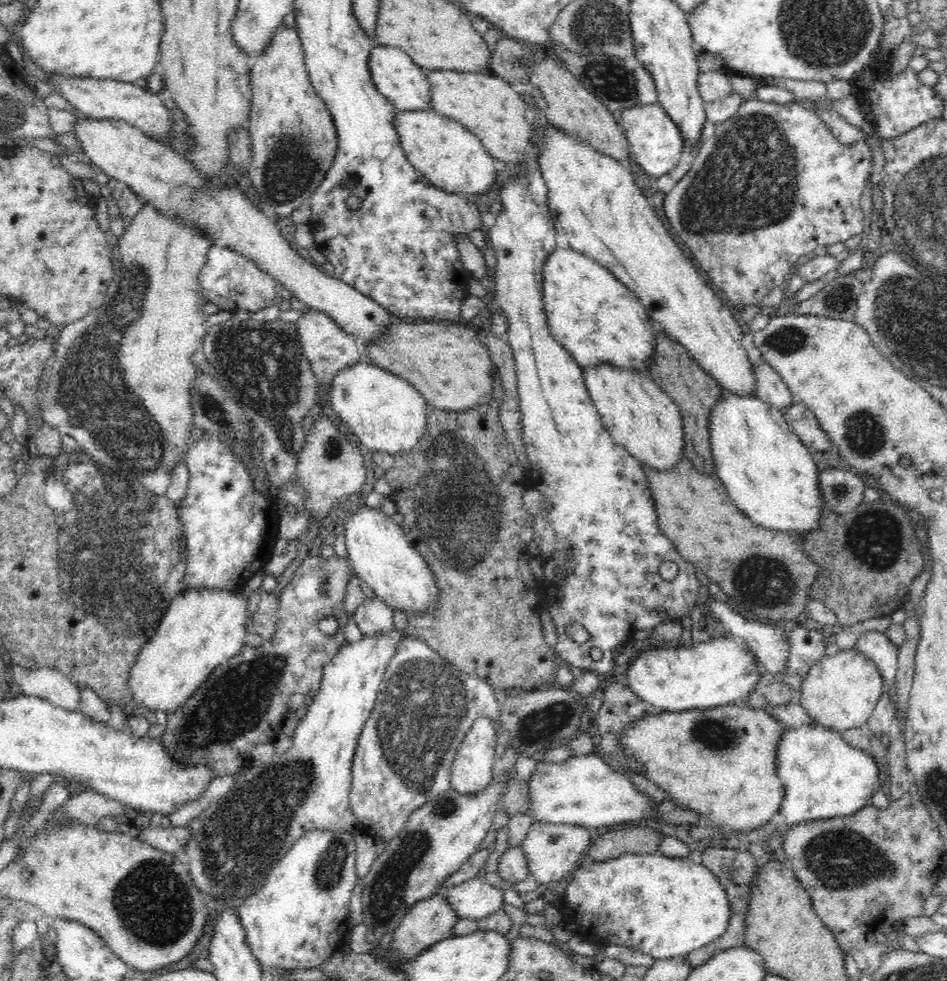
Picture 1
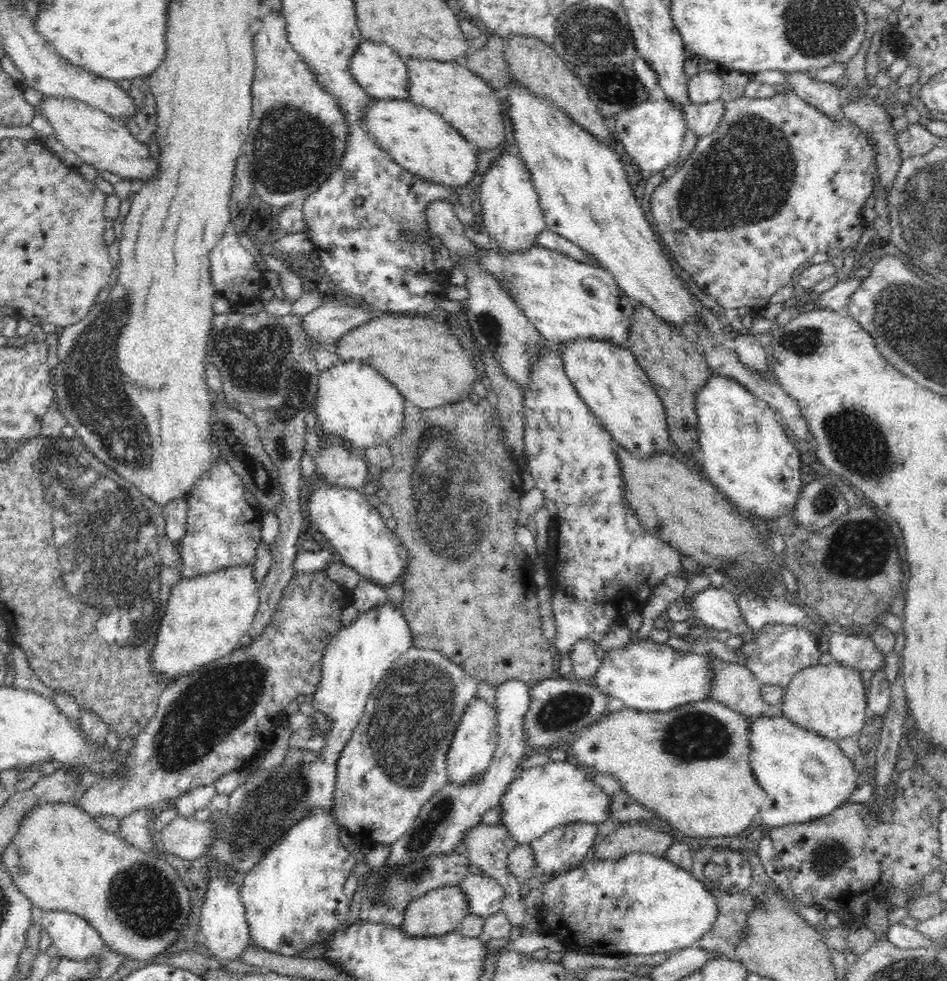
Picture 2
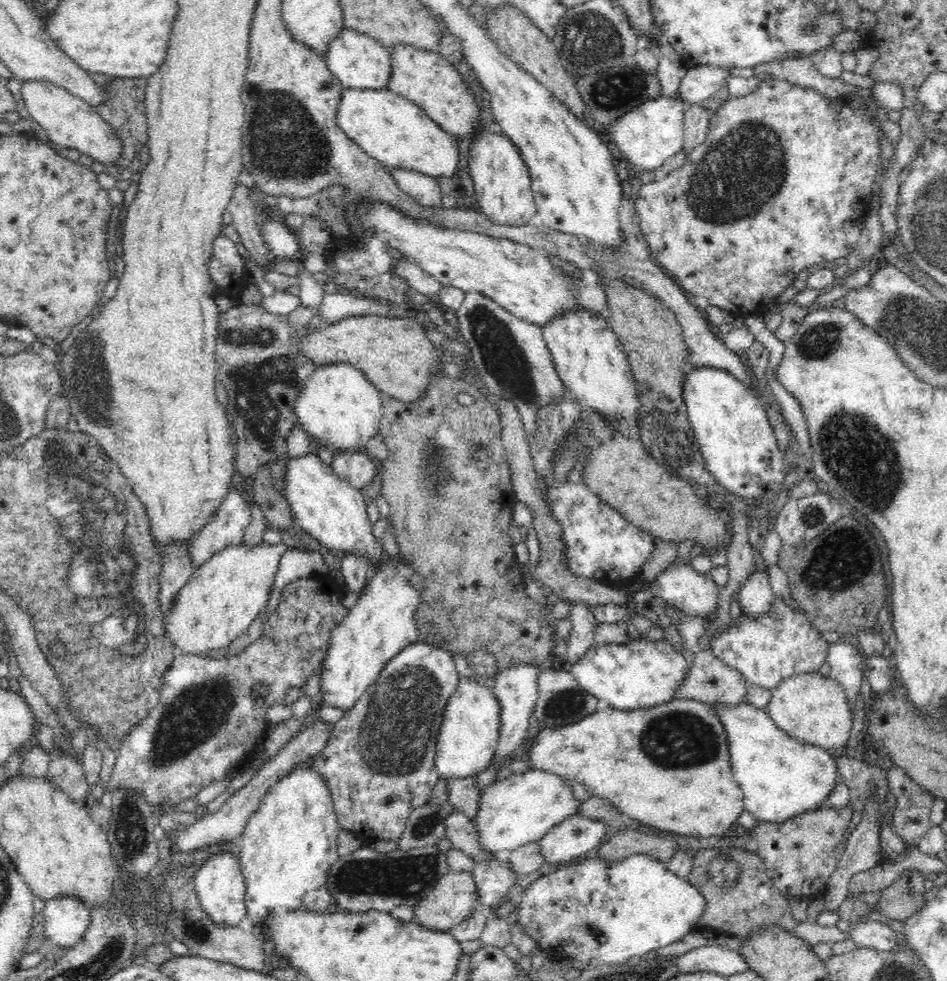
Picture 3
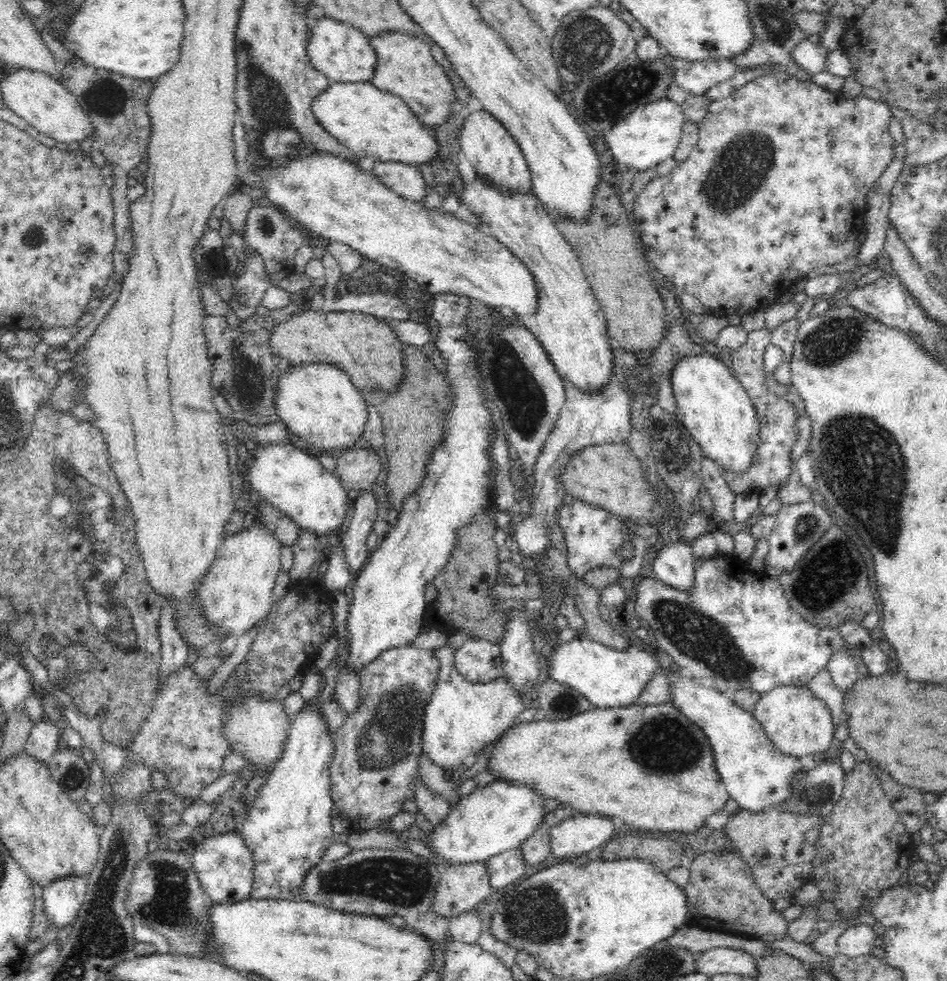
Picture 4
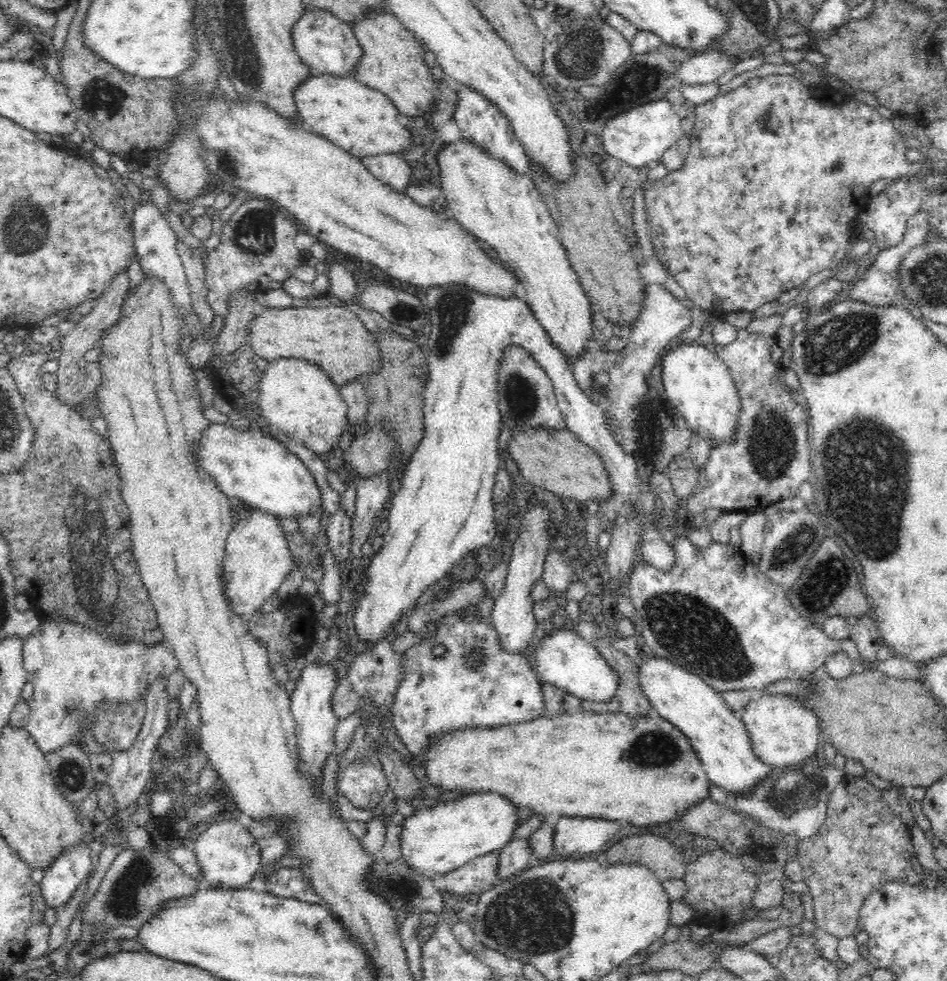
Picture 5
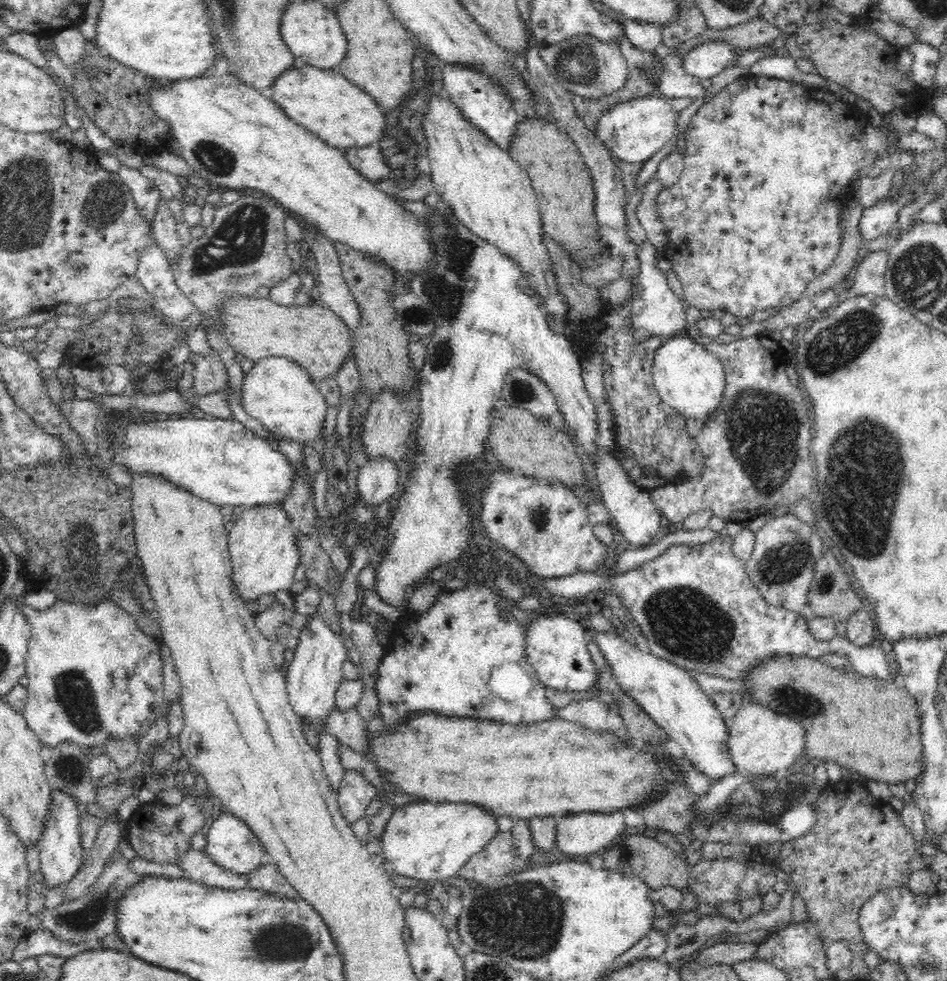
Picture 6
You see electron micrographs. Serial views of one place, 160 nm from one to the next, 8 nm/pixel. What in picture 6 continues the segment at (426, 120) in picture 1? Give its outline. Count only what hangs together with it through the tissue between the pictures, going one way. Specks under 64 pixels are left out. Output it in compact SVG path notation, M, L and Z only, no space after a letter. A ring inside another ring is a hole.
M298 62L275 78L266 95L288 118L334 148L361 149L380 140L386 128L385 110L359 86L332 69Z

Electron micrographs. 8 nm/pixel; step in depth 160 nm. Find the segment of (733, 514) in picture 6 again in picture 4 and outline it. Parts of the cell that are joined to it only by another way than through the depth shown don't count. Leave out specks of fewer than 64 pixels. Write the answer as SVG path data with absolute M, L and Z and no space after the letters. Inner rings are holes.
M768 328L761 330L752 330L748 334L745 344L738 349L730 350L730 360L732 360L732 375L746 389L748 396L756 409L756 416L759 422L760 444L754 455L754 460L747 471L738 471L732 473L726 469L723 470L724 480L728 483L734 494L759 495L770 486L786 484L794 461L792 461L792 448L796 445L798 436L798 416L794 403L785 400L776 391L768 385L767 376L764 372L765 365L763 361L764 351L770 343L771 331Z

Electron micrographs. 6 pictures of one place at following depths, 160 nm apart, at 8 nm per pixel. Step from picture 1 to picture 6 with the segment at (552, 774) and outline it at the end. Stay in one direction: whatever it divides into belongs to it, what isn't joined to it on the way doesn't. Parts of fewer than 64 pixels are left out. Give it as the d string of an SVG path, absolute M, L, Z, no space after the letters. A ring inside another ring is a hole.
M418 802L394 810L381 836L379 855L391 862L398 876L416 880L443 881L456 876L462 867L482 852L498 833L498 817L478 805Z

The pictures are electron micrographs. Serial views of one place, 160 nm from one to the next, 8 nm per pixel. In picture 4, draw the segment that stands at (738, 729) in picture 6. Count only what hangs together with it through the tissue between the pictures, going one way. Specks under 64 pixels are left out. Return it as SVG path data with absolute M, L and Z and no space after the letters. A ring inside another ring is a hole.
M806 685L776 686L763 693L751 713L762 725L774 746L786 756L800 758L812 754L822 758L822 754L830 748L832 738L835 736L830 709L826 707L824 701L813 695Z

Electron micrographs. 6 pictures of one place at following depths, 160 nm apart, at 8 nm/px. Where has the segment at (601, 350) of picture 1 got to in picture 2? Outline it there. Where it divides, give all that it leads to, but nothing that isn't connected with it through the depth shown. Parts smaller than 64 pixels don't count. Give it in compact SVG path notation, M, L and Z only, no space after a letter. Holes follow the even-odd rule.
M538 245L523 251L500 251L495 247L492 249L478 247L477 262L482 270L497 278L537 332L554 346L580 338L606 340L623 348L630 346L628 345L630 323L636 306L632 305L631 299L623 293L615 278L606 269L578 262L565 254Z

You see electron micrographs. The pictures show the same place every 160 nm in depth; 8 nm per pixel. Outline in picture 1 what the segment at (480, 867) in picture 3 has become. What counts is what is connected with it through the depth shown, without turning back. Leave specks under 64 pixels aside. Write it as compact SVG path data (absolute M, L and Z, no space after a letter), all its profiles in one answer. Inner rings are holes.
M474 877L443 891L459 919L480 921L503 908L504 891L484 878Z

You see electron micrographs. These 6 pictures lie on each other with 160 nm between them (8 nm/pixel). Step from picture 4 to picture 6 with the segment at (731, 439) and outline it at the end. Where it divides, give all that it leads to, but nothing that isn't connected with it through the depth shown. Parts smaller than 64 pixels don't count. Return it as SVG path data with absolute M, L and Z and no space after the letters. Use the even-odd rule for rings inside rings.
M681 333L670 337L654 355L652 380L659 397L675 408L686 418L703 422L722 402L723 390L726 387L724 366L716 354L710 353L707 346L699 340L692 340L688 334Z

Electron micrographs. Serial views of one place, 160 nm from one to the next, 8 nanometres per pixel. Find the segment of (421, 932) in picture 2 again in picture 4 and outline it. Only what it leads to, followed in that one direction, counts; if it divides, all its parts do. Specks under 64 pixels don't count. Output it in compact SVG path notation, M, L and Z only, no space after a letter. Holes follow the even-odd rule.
M486 861L450 865L443 871L432 902L432 909L441 918L474 910L492 891Z

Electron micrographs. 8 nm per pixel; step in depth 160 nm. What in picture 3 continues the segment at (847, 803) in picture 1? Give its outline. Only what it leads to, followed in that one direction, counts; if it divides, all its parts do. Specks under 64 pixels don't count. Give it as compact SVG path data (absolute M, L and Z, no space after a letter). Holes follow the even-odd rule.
M714 703L713 708L727 734L732 777L736 785L744 791L744 809L750 812L752 817L758 821L778 823L824 806L826 798L836 786L836 780L840 778L838 769L834 768L837 759L828 750L790 738L775 725L764 708L756 708L746 703Z

